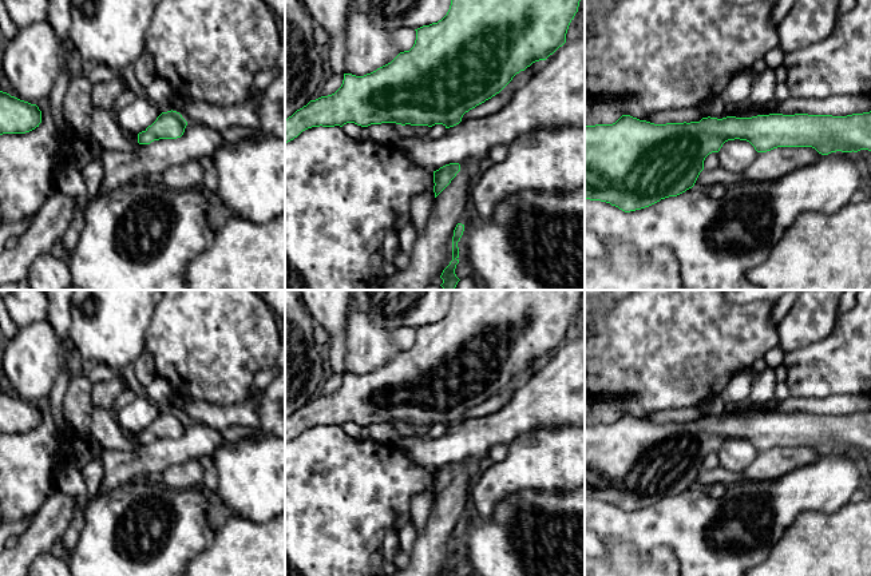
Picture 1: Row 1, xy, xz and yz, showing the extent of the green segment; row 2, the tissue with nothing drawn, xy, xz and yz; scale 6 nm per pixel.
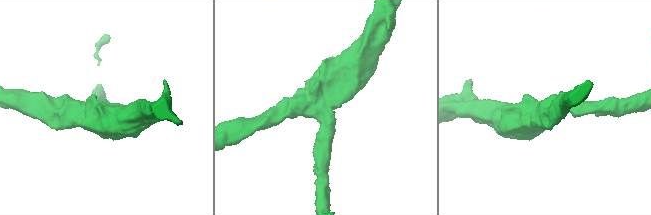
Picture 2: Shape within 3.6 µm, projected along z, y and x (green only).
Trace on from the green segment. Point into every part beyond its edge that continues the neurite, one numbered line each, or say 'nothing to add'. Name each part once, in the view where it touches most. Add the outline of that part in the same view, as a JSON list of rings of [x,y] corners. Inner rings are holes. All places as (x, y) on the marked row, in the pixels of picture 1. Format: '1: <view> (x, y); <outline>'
nothing to add

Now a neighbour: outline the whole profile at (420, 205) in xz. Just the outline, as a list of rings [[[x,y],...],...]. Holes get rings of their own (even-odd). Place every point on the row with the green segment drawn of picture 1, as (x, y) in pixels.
[[[432,183],[424,192],[415,195],[411,200],[411,215],[417,235],[424,230],[435,200],[433,186],[435,183]]]

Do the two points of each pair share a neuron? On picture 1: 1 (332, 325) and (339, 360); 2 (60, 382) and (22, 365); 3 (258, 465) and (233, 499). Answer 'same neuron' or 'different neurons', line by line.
1: same neuron
2: different neurons
3: same neuron

